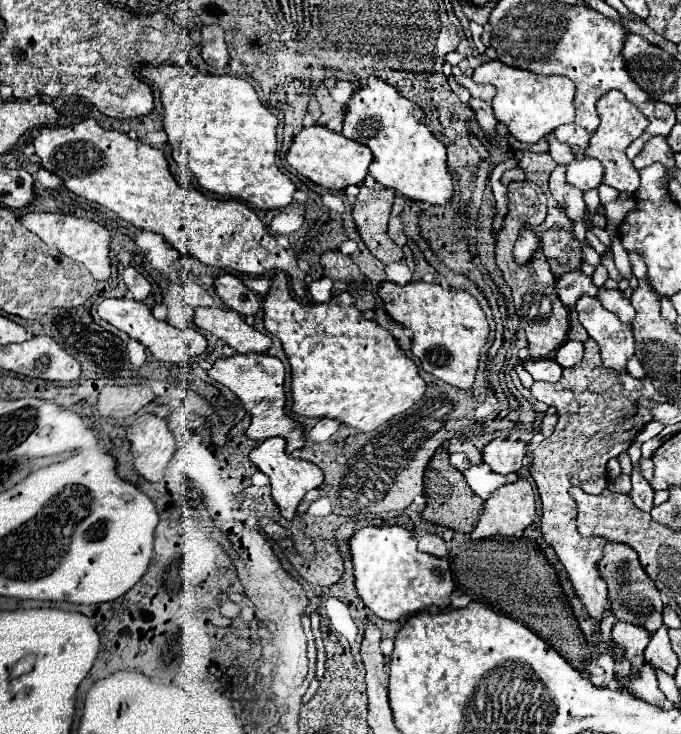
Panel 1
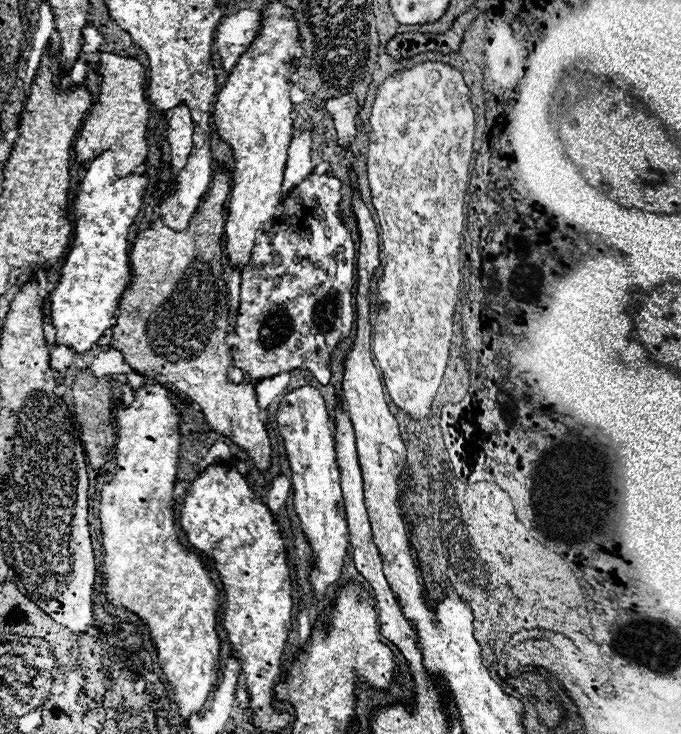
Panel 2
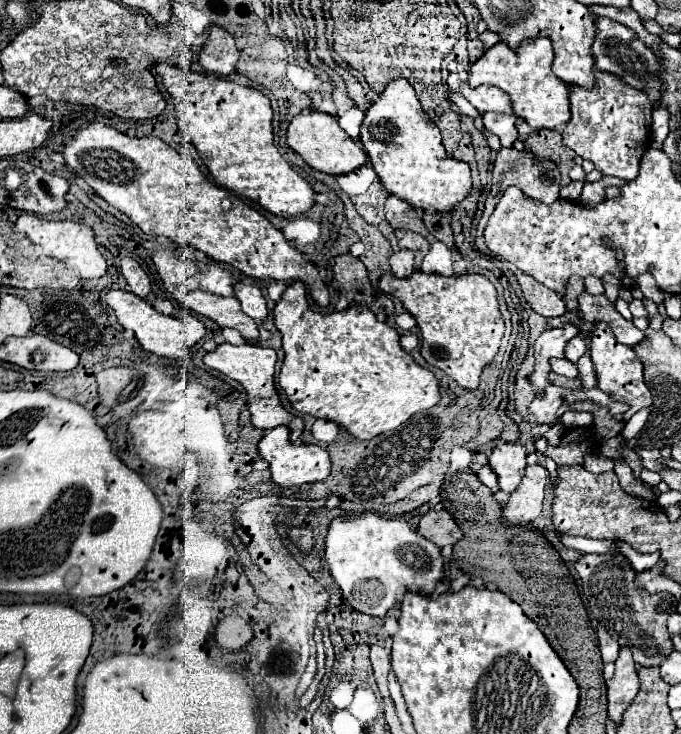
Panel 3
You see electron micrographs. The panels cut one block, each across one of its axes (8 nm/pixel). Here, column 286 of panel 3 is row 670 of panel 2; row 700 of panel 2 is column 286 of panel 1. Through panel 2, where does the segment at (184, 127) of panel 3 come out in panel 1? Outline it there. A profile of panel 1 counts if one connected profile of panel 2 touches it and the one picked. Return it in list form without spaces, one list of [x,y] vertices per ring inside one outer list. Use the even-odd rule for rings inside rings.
[[[162,64],[162,66],[142,66],[140,74],[152,80],[160,90],[160,100],[164,106],[164,130],[168,134],[168,144],[174,152],[188,156],[188,170],[198,180],[198,184],[214,194],[230,196],[242,200],[260,210],[284,208],[292,202],[296,186],[288,176],[284,176],[276,166],[276,126],[278,118],[260,102],[252,84],[236,76],[214,76],[202,74],[196,68]]]

